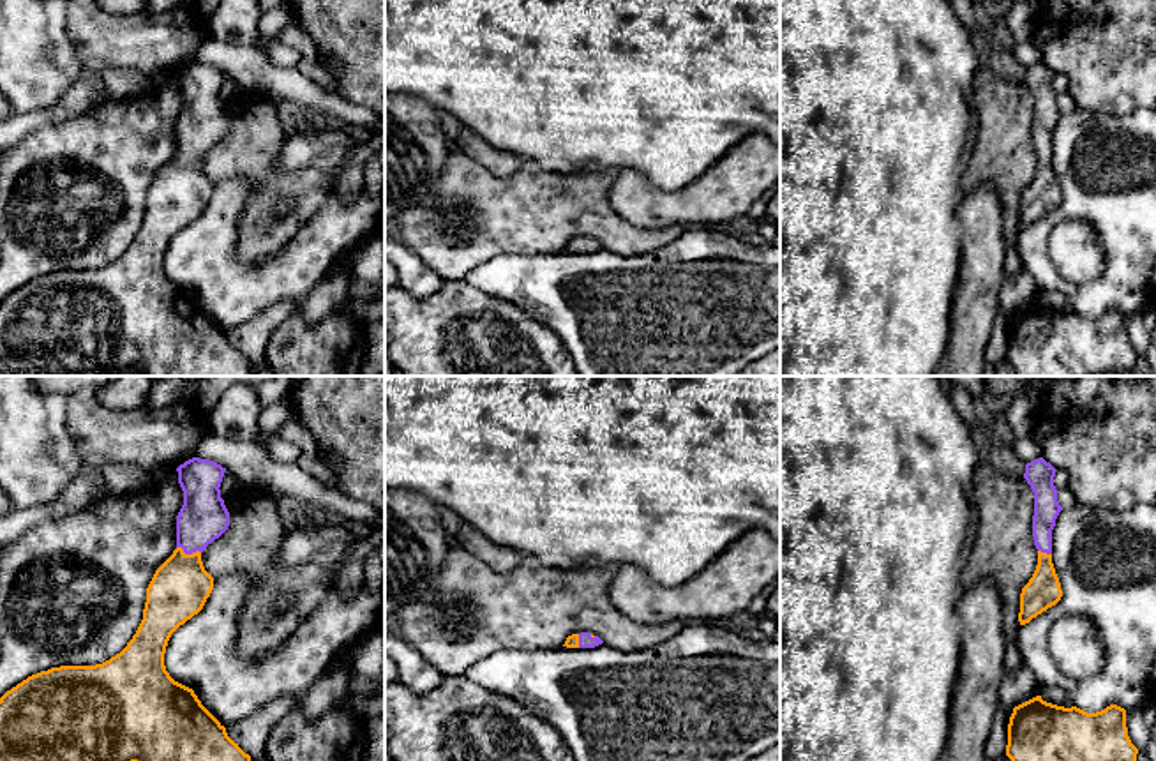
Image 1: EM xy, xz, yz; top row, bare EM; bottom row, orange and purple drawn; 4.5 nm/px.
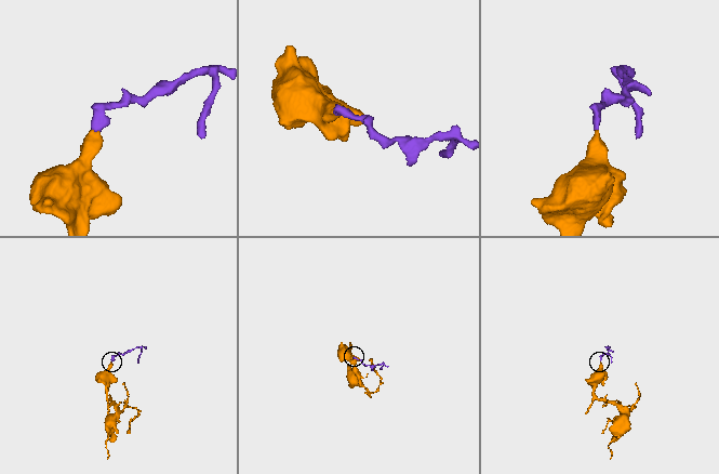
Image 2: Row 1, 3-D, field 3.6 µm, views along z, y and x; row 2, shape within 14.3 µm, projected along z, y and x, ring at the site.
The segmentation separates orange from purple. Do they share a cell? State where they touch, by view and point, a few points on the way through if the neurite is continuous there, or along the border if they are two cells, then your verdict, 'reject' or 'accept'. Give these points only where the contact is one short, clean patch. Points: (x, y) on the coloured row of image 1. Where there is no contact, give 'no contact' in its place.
meets orange in xy at (189, 555); runs through xy (180, 587), (189, 555), (193, 534), (203, 516); accept

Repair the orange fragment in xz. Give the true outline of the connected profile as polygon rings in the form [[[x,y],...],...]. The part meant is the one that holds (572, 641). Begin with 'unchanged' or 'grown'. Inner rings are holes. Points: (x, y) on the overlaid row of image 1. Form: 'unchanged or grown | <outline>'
grown | [[[581,632],[581,634],[568,636],[563,646],[567,646],[567,648],[595,648],[602,643],[604,641],[598,636]]]

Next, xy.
grown | [[[192,457],[176,468],[184,505],[176,516],[176,549],[155,570],[143,609],[143,620],[127,646],[95,666],[60,666],[28,676],[0,697],[0,761],[251,761],[226,727],[201,704],[192,689],[175,682],[164,666],[171,634],[198,614],[214,590],[201,553],[229,526],[221,498],[226,468]]]

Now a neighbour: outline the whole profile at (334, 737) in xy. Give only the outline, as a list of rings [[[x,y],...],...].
[[[293,706],[268,733],[266,761],[362,761],[364,724],[342,706],[321,717],[305,717]]]

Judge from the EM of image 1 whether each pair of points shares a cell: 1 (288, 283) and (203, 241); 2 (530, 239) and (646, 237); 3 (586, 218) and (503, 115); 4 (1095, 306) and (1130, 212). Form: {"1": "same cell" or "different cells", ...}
{"1": "same cell", "2": "same cell", "3": "different cells", "4": "same cell"}

